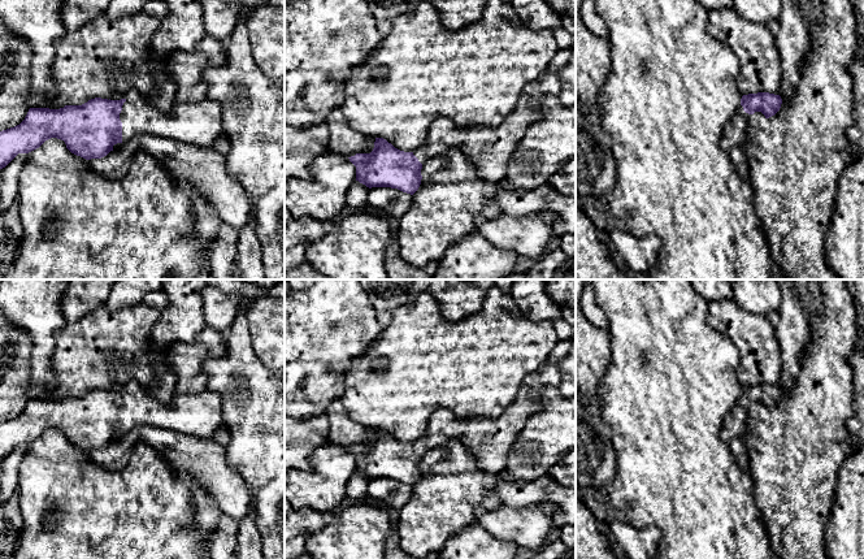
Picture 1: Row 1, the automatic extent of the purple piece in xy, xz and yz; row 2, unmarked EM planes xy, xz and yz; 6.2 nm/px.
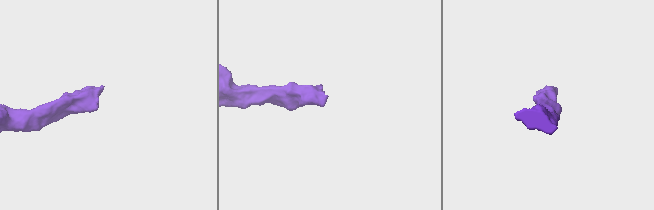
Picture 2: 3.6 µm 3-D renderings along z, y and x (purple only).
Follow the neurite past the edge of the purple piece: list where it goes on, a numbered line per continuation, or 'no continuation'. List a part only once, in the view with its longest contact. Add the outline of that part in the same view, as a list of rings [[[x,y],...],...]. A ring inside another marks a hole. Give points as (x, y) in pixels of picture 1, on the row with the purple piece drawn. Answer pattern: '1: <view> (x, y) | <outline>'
1: xy (199, 124) | [[[131,84],[125,99],[120,113],[122,143],[148,134],[207,148],[225,136],[222,108],[208,98],[197,103],[175,103],[170,109],[160,110]]]

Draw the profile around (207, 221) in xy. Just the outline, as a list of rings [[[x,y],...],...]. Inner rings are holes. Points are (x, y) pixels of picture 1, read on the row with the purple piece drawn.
[[[175,178],[175,182],[181,190],[183,190],[194,205],[195,213],[195,233],[196,235],[208,243],[205,248],[205,260],[201,272],[195,280],[212,280],[212,272],[209,266],[209,248],[214,239],[218,237],[222,220],[218,216],[216,208],[204,198],[186,178]]]

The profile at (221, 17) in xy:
[[[203,0],[204,30],[216,40],[226,40],[239,21],[246,21],[253,8],[242,1]]]

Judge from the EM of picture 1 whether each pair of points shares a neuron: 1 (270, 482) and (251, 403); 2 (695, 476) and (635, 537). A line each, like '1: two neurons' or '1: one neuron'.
1: one neuron
2: two neurons

